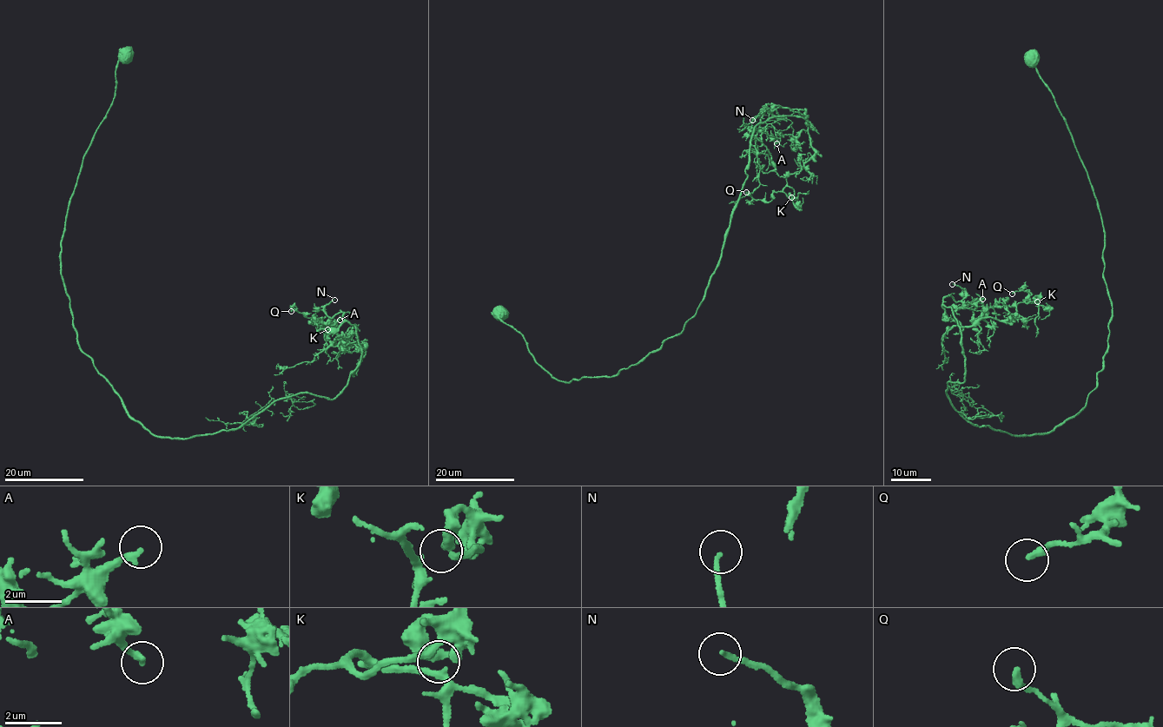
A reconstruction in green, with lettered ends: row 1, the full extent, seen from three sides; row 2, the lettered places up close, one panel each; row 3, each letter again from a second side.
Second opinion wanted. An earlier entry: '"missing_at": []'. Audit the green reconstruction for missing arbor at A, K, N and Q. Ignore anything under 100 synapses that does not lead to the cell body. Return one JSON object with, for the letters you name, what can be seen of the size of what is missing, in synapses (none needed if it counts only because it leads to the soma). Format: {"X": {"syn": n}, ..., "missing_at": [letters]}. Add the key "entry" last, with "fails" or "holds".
{"missing_at": [], "entry": "holds"}

